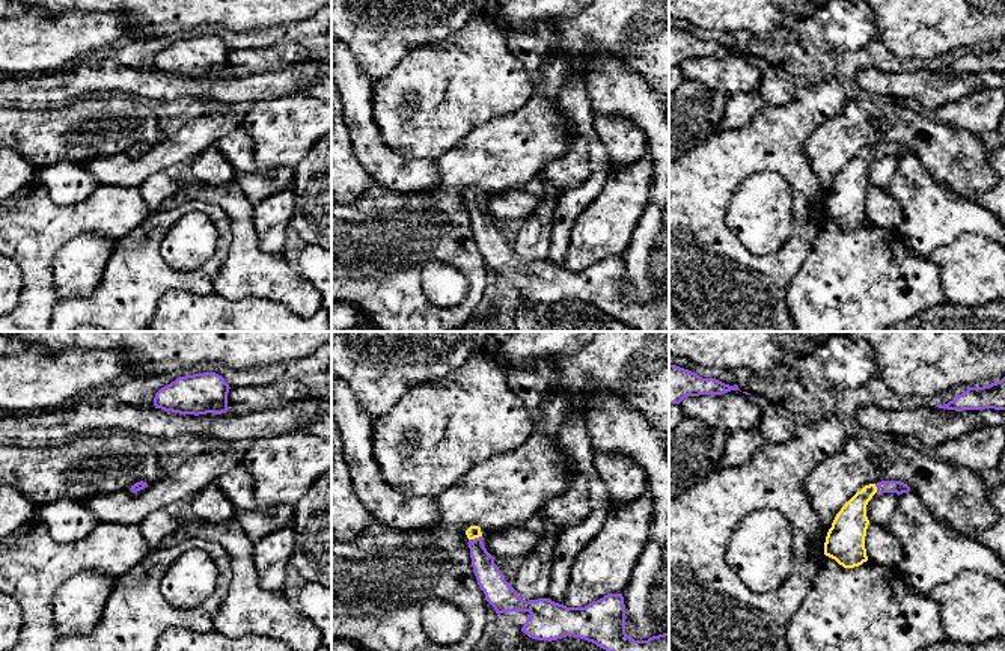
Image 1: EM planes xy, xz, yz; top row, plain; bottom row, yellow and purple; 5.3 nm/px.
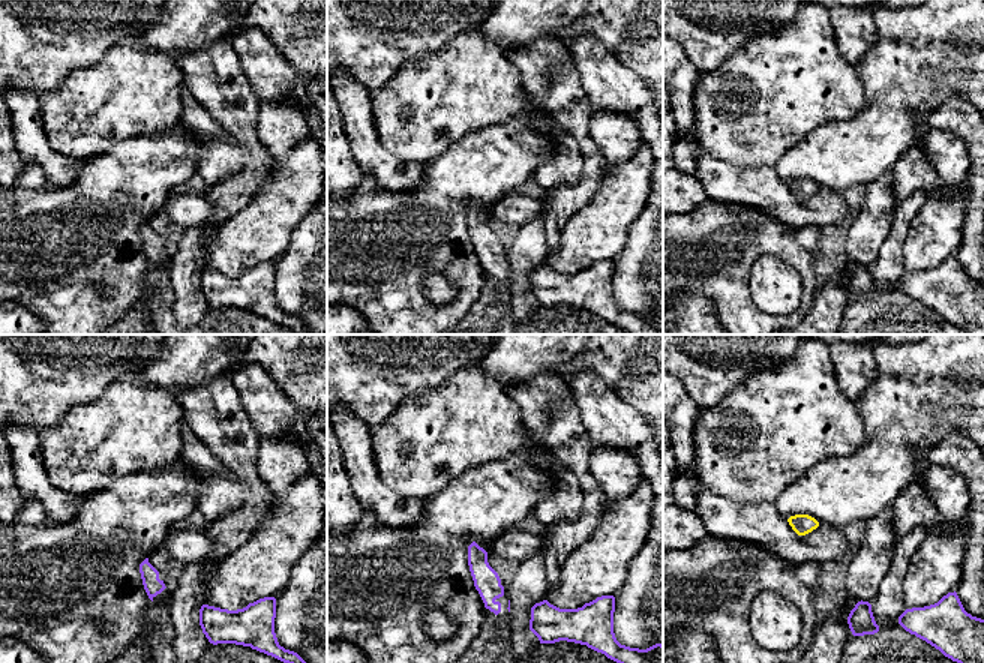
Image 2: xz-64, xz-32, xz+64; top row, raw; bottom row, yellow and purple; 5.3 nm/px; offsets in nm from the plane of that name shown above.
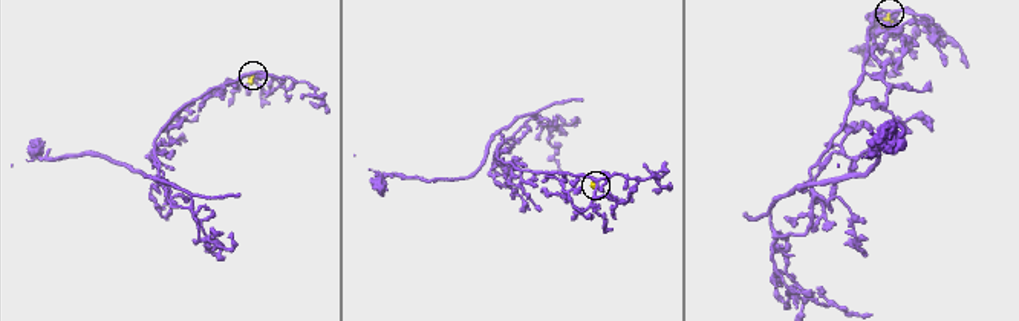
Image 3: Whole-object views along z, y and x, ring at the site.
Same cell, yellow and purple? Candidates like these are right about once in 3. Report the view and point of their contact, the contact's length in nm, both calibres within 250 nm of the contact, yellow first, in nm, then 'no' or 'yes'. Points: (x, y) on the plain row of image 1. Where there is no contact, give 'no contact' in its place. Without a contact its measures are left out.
contact xz (475, 199); length 80 nm; calibres 70 and 140 nm; yes

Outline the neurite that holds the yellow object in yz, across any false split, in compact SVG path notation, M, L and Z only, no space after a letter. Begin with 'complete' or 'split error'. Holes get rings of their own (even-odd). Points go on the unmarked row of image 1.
split error | M881 143L865 148L836 176L824 205L824 217L844 231L854 231L868 223L865 199L869 182L866 167L875 155L909 155L910 149L901 143Z

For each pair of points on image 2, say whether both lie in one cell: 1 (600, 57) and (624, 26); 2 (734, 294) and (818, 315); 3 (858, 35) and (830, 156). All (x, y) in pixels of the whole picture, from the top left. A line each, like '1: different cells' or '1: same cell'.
1: different cells
2: different cells
3: different cells

